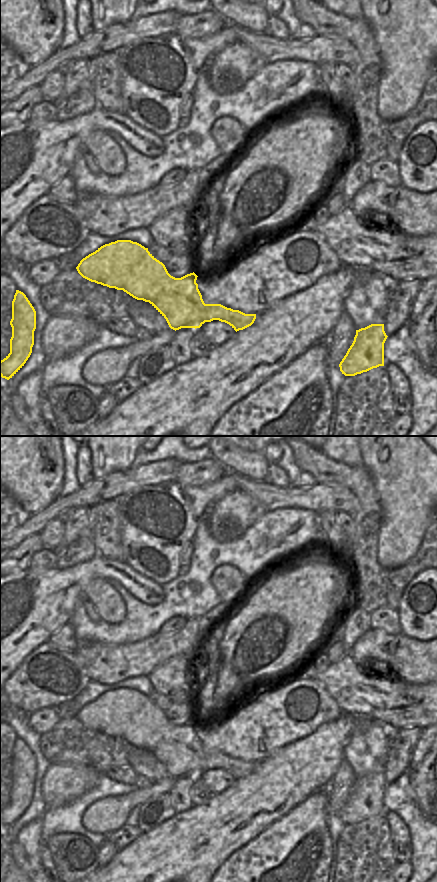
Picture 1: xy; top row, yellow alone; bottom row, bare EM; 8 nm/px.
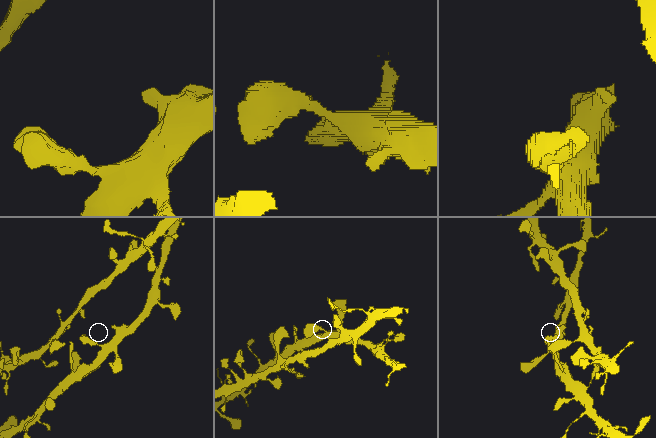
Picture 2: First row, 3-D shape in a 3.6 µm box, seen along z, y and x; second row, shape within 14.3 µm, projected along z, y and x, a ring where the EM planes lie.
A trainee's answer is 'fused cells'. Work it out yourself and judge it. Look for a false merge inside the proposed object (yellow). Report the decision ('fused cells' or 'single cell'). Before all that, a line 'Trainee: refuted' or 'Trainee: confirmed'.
Trainee: refuted
single cell

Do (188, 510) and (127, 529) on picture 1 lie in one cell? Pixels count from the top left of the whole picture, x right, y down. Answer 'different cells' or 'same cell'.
same cell

